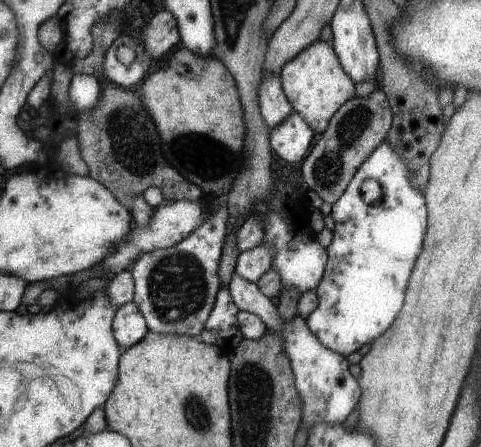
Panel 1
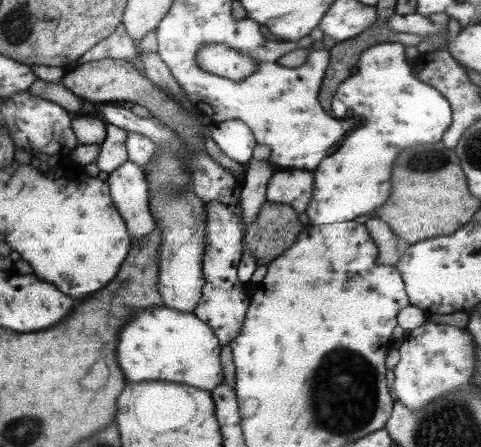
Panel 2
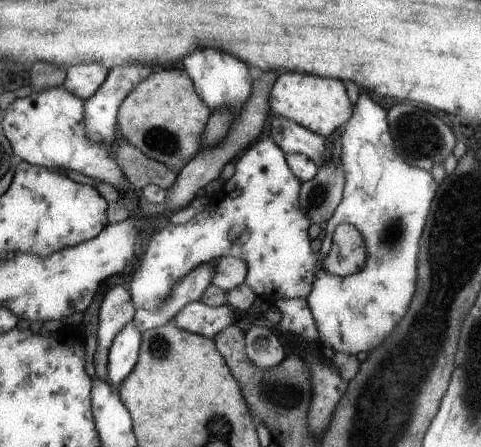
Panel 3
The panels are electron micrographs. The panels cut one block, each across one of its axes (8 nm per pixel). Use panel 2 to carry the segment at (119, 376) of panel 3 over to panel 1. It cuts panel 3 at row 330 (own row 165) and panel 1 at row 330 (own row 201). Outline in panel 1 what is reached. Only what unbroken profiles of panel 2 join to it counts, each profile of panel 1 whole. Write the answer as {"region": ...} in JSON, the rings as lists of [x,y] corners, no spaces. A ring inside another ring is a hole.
{"region":[[[127,302],[125,306],[115,310],[113,322],[111,322],[113,340],[119,346],[121,352],[129,350],[133,344],[141,342],[147,336],[147,326],[141,316],[141,312],[135,308],[133,302]]]}

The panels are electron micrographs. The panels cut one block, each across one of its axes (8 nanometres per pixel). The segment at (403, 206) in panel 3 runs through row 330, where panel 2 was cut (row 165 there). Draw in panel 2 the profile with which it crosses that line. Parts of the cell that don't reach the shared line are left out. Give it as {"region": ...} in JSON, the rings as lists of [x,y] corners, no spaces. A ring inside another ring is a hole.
{"region":[[[381,42],[373,44],[361,52],[357,60],[357,74],[349,76],[335,92],[331,100],[331,112],[335,120],[347,120],[353,124],[353,132],[345,136],[339,146],[311,172],[313,176],[313,198],[305,210],[309,216],[311,226],[325,226],[325,224],[339,224],[339,222],[353,222],[357,216],[371,214],[375,218],[377,208],[385,202],[389,194],[389,166],[397,154],[397,150],[411,146],[415,142],[441,142],[441,134],[451,126],[451,106],[449,100],[427,86],[425,82],[413,78],[411,62],[405,58],[401,44],[397,42]]]}

